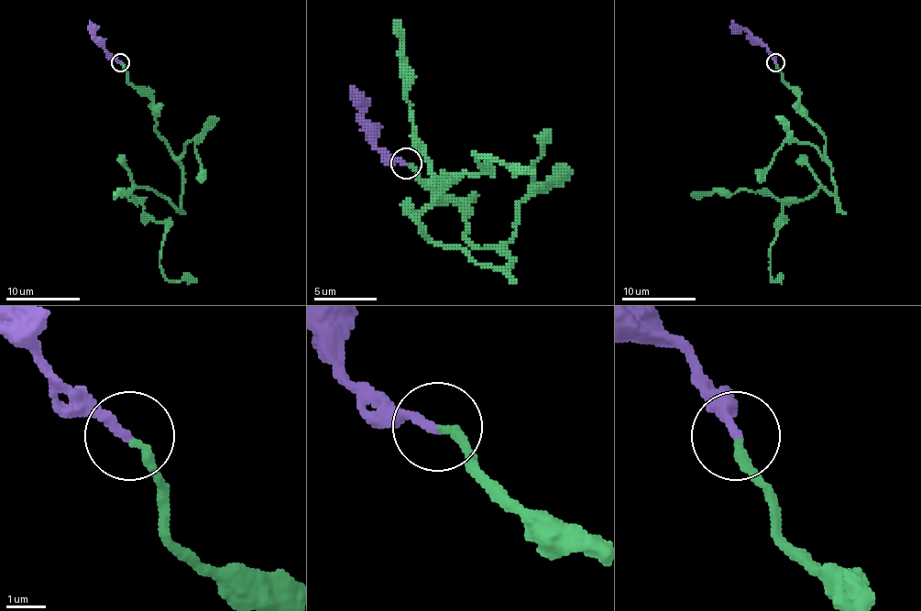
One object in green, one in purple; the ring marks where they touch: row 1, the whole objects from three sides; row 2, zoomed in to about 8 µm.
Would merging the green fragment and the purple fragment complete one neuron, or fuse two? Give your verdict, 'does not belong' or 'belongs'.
belongs

